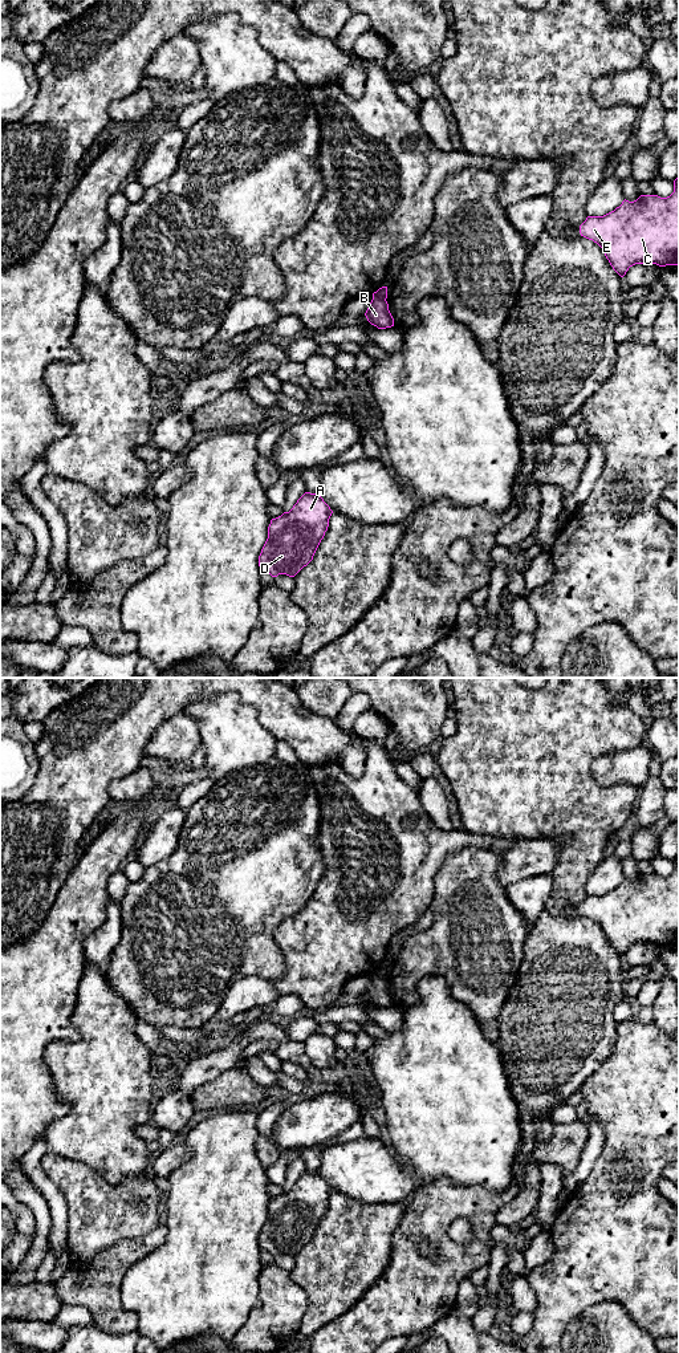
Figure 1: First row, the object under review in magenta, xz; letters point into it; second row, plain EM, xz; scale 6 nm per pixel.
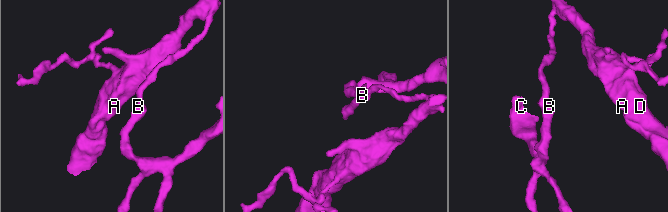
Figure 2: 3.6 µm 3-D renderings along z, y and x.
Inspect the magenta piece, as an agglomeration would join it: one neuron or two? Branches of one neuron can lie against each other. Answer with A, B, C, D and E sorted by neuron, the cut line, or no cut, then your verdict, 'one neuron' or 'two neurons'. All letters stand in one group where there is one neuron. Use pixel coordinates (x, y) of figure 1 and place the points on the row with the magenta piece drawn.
groups A D / B C E; cut xz (373, 296), (385, 300); two neurons

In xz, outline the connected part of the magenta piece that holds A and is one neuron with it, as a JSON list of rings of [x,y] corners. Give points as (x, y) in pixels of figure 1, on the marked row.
[[[305,492],[289,512],[272,519],[268,527],[268,539],[259,556],[261,572],[277,577],[286,574],[294,577],[306,566],[325,536],[333,511],[318,493]]]

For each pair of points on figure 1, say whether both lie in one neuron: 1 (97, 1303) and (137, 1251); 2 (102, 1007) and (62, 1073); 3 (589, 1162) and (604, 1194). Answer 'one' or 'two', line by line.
1: one
2: one
3: two

